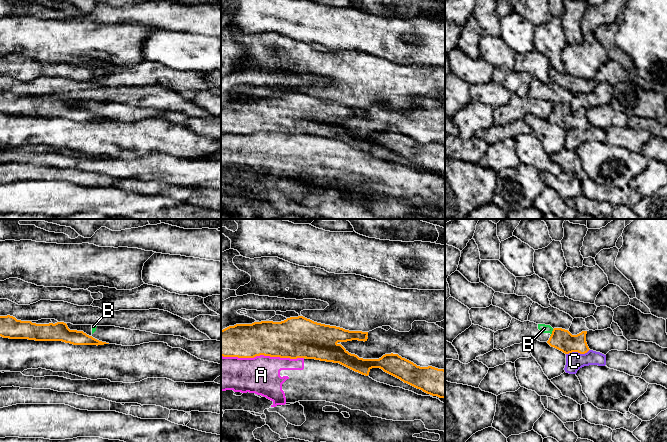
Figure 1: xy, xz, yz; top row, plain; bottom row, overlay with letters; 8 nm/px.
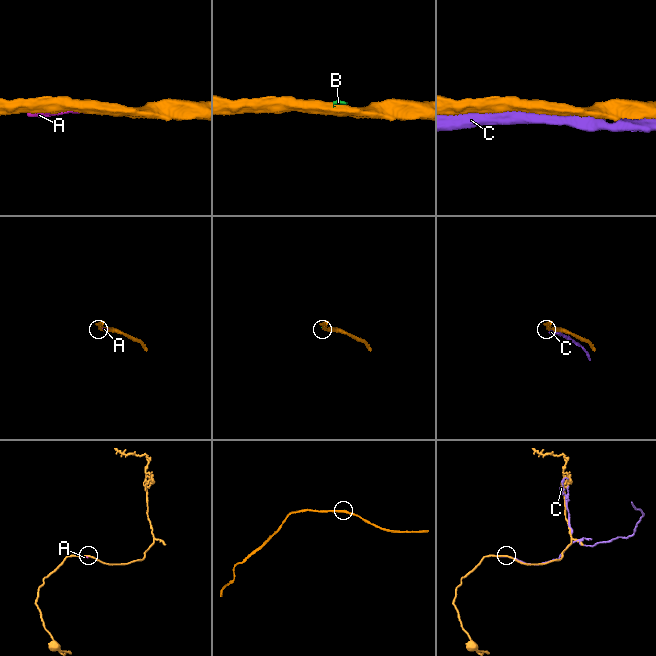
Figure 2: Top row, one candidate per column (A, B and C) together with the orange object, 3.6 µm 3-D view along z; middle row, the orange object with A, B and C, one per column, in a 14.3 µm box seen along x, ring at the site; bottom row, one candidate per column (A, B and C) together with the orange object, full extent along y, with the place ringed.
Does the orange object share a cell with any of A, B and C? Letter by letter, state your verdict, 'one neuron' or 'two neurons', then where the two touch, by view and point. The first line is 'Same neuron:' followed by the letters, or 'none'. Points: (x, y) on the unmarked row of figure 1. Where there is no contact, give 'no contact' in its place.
Same neuron: none
A: two neurons | xz (263, 130)
B: two neurons | yz (552, 109)
C: two neurons | yz (577, 127)

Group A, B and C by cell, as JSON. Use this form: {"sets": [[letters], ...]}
{"sets": [["A"], ["B"], ["C"]]}

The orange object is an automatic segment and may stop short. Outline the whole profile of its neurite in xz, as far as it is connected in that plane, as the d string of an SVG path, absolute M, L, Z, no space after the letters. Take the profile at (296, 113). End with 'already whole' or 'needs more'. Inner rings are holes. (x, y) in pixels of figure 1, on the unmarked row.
M303 92L290 93L281 98L236 100L221 106L221 132L315 135L339 139L365 152L372 144L380 144L427 170L445 174L444 145L420 143L393 129L379 135L363 135L349 129L340 120L352 116L365 118L367 112L368 108L349 107Z; already whole

